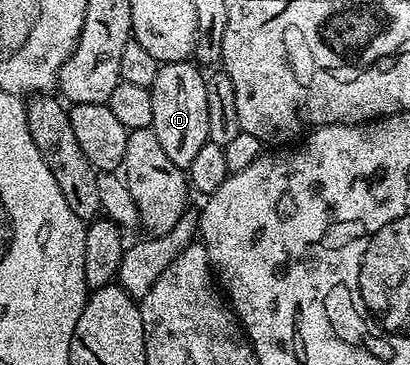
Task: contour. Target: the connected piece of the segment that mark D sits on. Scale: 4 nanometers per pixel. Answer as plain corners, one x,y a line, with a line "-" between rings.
196,62
163,63
159,77
151,88
152,131
163,145
163,150
175,165
188,169
191,161
199,154
199,149
209,142
207,129
207,85
206,76
201,75
202,68

